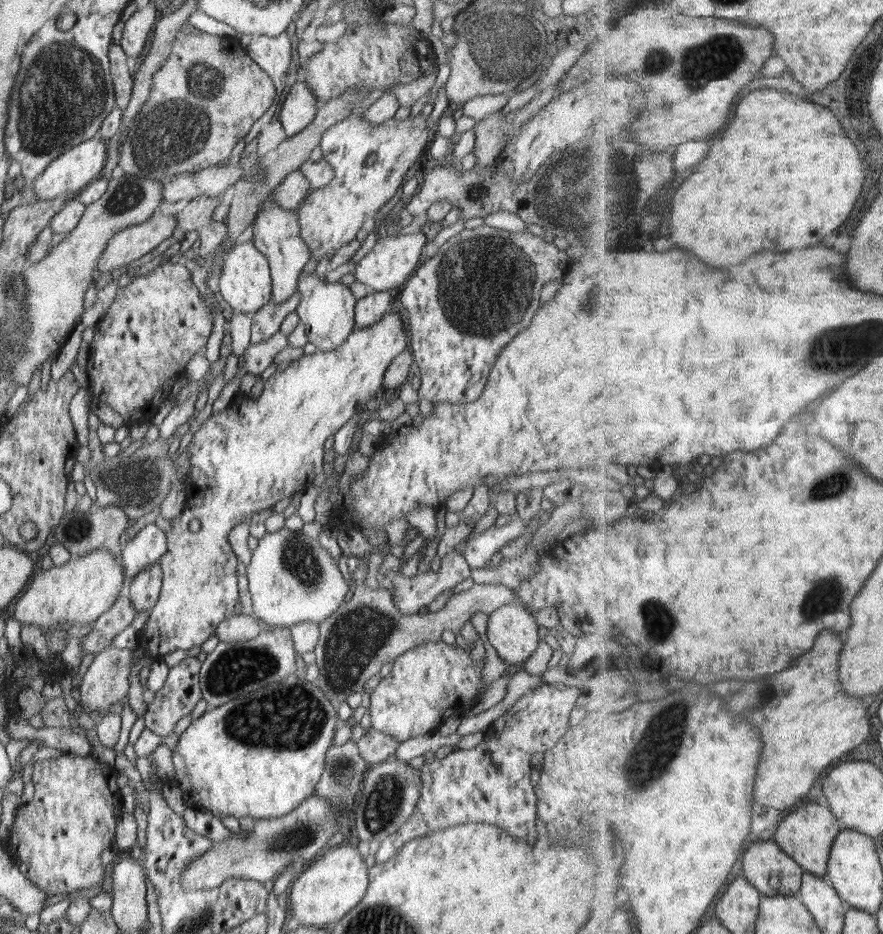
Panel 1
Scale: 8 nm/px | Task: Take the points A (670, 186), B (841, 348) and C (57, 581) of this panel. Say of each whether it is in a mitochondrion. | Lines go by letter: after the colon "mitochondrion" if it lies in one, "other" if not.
A: other
B: mitochondrion
C: other

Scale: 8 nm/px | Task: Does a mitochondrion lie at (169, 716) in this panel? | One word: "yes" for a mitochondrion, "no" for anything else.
no

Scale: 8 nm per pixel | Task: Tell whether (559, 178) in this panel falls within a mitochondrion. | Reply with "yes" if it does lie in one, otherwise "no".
yes

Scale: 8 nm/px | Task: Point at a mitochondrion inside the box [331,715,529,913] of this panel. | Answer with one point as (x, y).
(381, 807)

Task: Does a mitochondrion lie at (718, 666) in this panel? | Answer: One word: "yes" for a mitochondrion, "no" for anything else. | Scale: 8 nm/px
no

